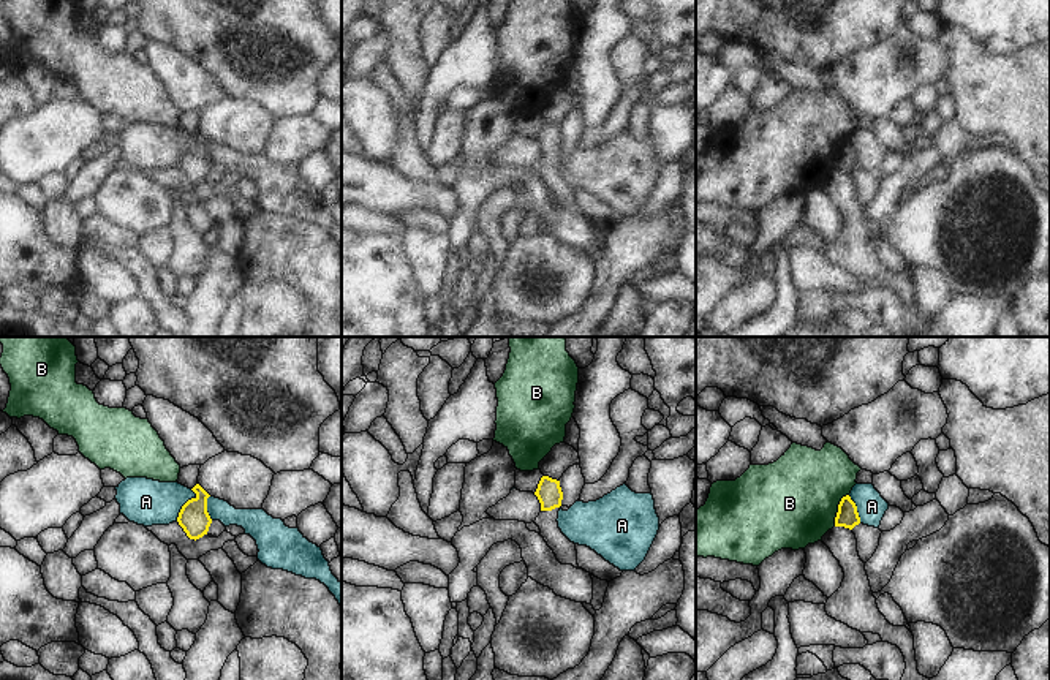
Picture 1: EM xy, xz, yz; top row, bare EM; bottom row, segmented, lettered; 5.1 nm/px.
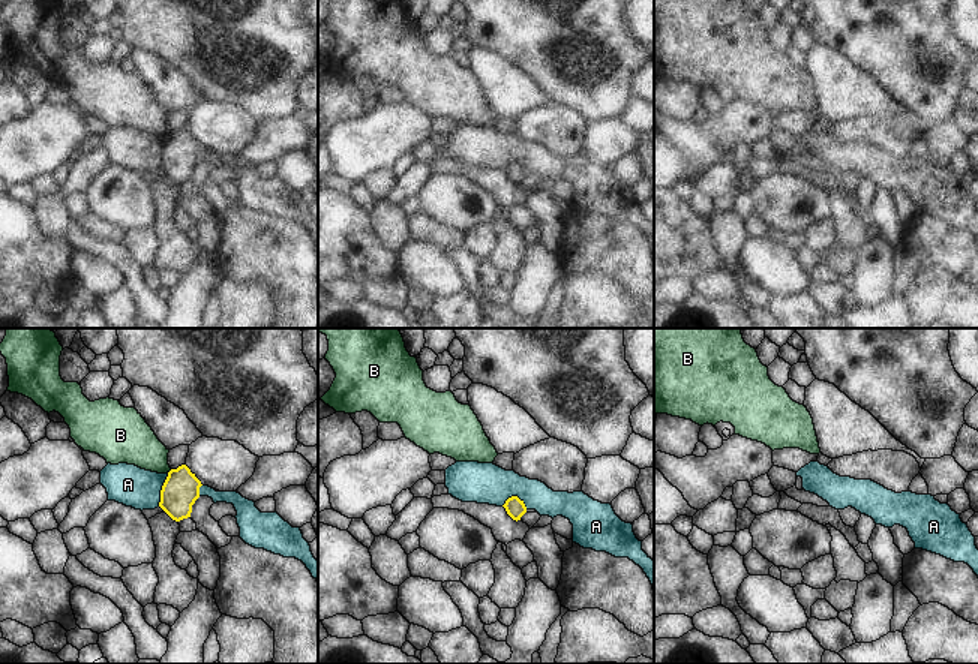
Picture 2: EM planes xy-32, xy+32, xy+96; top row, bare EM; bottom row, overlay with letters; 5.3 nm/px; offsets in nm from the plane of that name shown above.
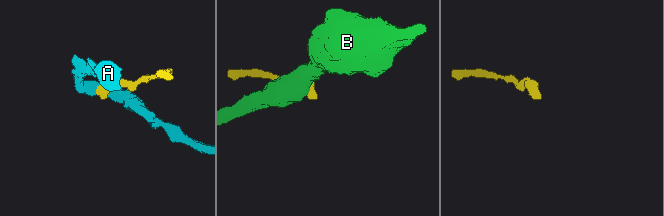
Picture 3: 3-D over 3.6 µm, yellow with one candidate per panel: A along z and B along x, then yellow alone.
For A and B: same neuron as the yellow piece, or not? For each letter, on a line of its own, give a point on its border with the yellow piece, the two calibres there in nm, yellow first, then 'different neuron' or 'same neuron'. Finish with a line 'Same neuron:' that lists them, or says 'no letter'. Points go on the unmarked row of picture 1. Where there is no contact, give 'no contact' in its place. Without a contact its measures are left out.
A: contact xy (184, 151); calibres 160 and 240 nm; different neuron
B: contact yz (838, 155); calibres 110 and 460 nm; different neuron
Same neuron: no letter

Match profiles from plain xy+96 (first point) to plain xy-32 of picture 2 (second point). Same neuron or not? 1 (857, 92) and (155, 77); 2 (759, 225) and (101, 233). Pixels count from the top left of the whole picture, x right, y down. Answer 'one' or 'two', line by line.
1: one
2: one

